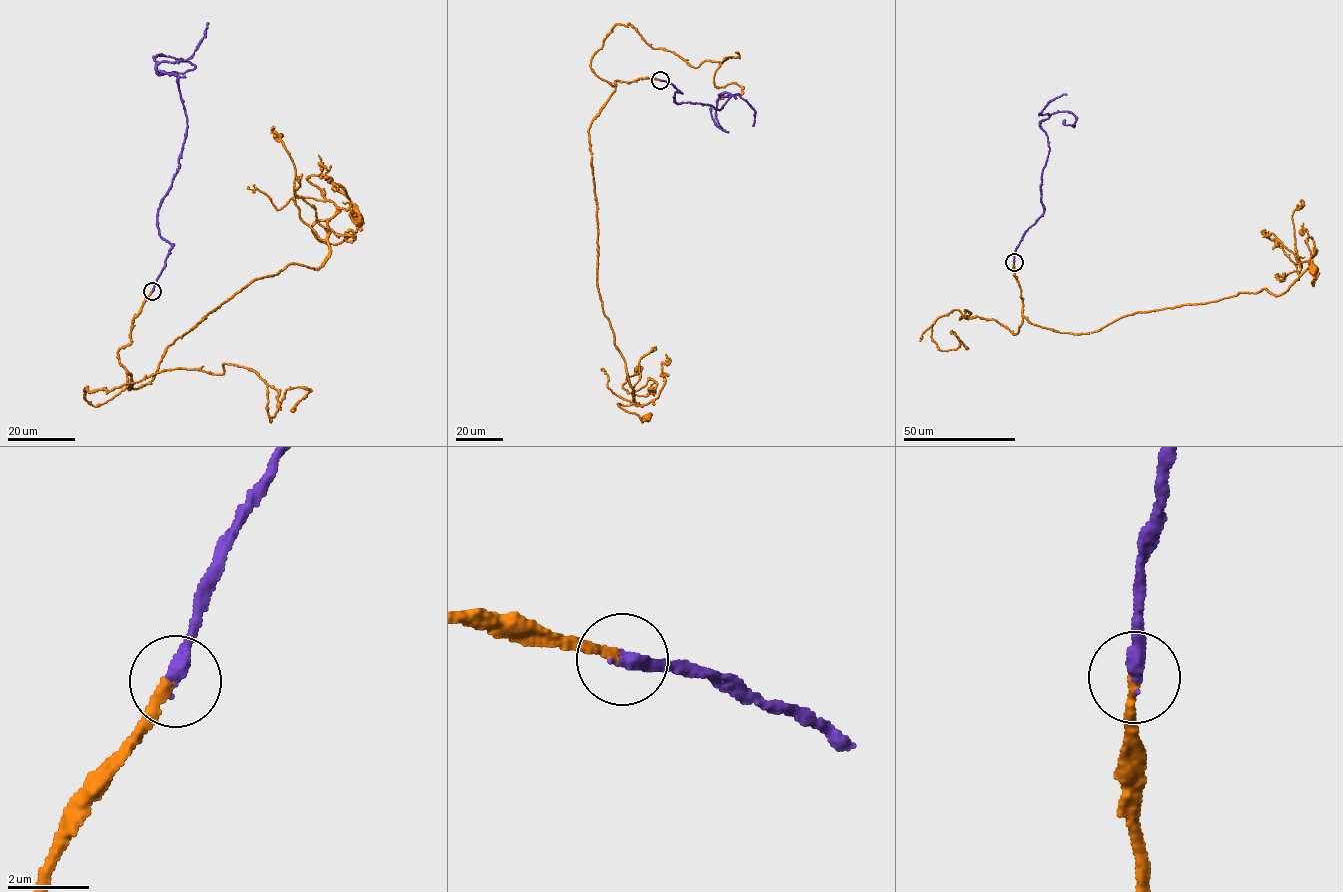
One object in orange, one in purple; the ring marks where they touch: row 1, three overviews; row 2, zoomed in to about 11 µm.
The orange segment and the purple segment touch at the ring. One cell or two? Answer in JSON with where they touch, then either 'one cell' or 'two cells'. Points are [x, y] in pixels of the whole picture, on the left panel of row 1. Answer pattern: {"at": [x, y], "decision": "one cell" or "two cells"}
{"at": [152, 291], "decision": "one cell"}

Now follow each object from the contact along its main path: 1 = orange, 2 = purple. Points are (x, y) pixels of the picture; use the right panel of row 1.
1: (1014, 262), (1023, 315), (1074, 334), (1242, 292), (1280, 295), (1308, 269), (1315, 268), (1312, 285), (1313, 270)
2: (1014, 262), (1023, 235), (1043, 213), (1050, 149), (1041, 121), (1071, 112), (1074, 126), (1064, 119)

